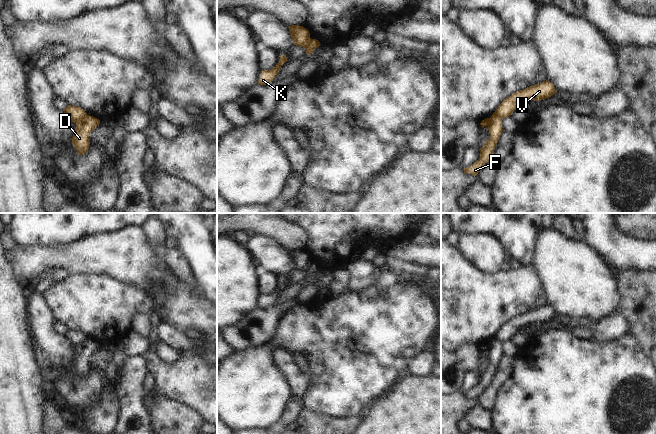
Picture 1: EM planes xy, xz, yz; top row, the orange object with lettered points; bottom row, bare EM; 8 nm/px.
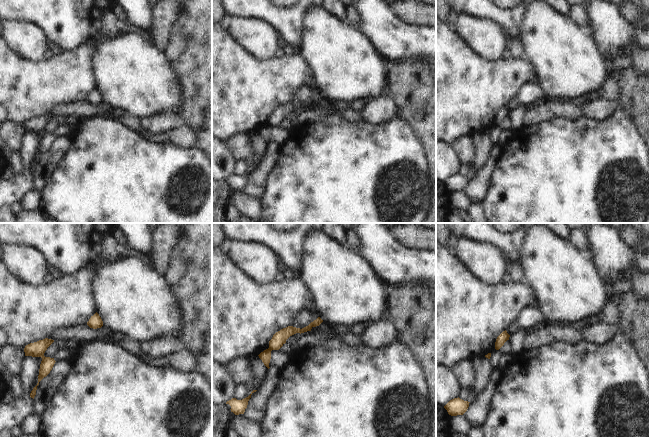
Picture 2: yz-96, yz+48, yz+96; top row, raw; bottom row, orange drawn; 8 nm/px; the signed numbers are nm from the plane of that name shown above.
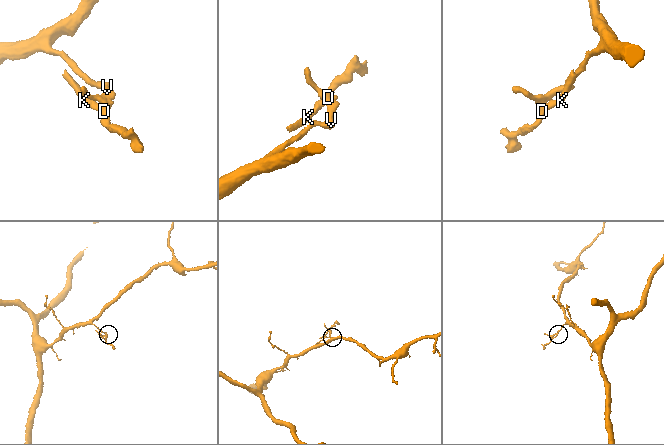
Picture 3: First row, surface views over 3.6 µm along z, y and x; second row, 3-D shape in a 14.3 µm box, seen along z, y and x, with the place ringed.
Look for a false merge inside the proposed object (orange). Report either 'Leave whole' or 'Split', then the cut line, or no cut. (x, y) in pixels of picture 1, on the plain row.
Split. Split along yz (502, 342), (492, 340), (486, 349)

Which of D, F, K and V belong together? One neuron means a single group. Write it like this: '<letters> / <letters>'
D F K / V

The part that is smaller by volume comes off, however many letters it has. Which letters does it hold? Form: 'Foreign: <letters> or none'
Foreign: D, F, K

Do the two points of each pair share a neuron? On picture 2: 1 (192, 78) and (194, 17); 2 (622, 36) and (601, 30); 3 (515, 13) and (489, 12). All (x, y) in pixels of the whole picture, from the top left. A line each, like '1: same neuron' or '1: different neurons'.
1: same neuron
2: same neuron
3: same neuron

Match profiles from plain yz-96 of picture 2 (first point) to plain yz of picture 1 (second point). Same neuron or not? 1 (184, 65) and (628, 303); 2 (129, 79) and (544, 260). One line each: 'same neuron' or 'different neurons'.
1: same neuron
2: same neuron

